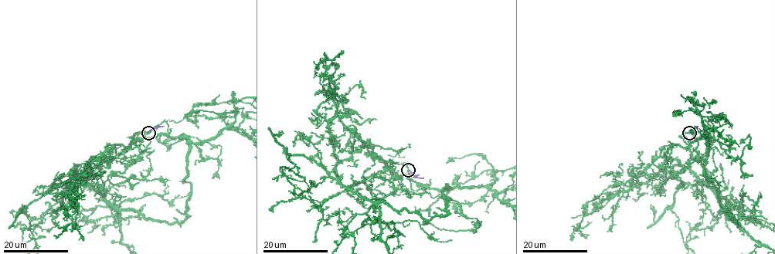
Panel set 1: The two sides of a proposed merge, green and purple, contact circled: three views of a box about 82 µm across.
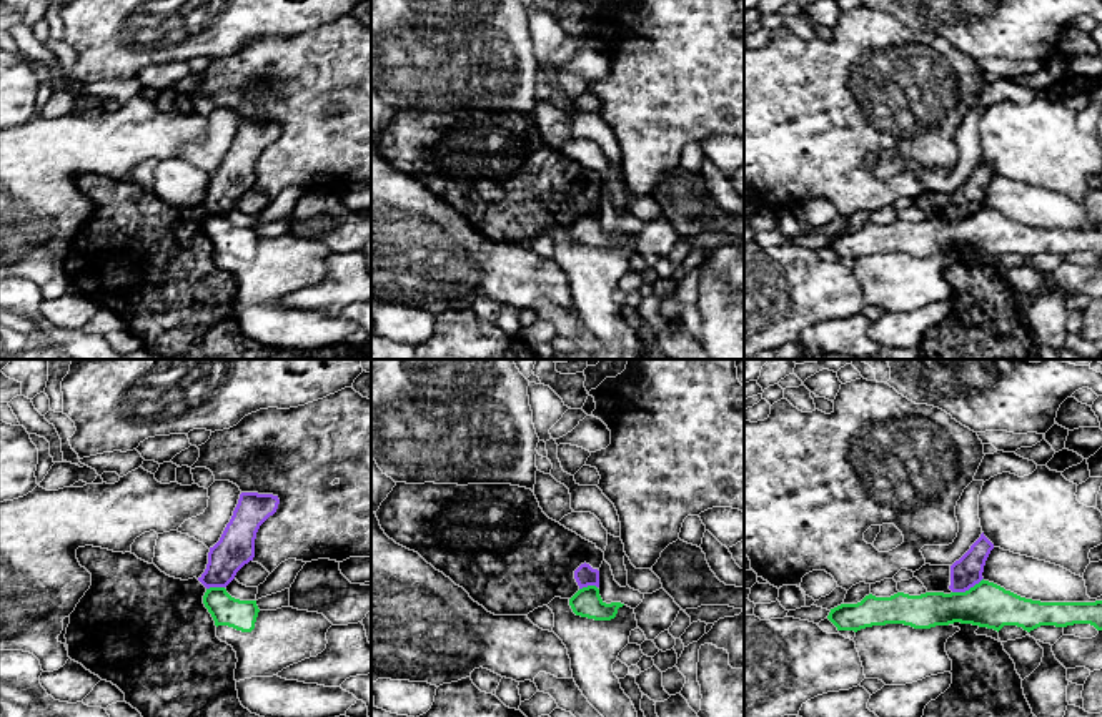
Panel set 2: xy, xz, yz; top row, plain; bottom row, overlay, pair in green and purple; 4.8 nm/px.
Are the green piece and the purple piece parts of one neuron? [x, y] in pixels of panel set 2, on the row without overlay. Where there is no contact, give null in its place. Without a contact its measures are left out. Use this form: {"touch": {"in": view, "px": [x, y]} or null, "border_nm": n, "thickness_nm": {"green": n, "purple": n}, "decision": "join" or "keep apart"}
{"touch": {"in": "yz", "px": [969, 217]}, "border_nm": 170, "thickness_nm": {"green": 220, "purple": 150}, "decision": "keep apart"}

